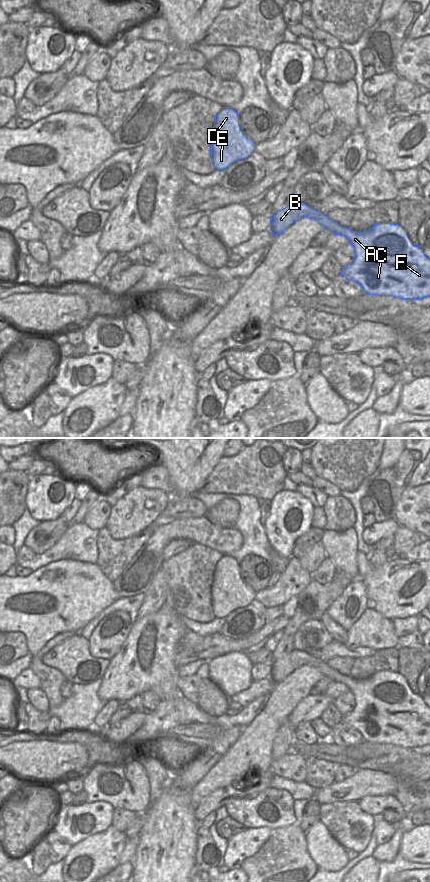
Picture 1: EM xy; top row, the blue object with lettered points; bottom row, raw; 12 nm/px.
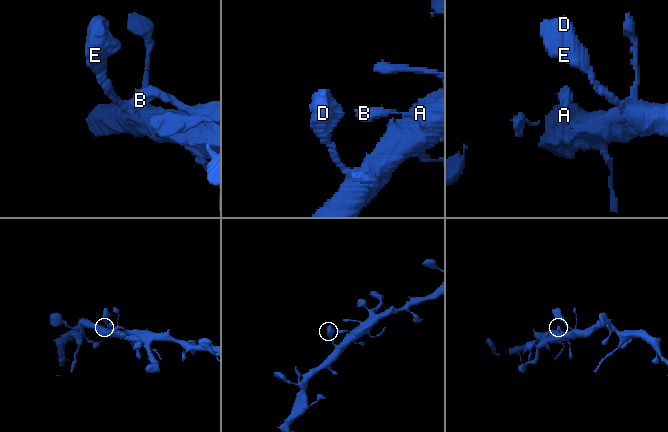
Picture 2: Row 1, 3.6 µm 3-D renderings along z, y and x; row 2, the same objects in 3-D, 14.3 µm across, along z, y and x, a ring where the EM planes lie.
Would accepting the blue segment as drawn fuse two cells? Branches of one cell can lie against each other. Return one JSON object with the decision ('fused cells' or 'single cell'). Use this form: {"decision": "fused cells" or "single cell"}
{"decision": "single cell"}

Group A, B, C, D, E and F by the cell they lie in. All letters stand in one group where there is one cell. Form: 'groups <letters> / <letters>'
groups A B C D E F

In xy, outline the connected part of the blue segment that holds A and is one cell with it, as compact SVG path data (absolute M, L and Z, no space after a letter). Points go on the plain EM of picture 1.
M293 649L272 662L270 678L273 683L278 683L303 665L309 665L334 682L347 686L354 696L355 706L351 712L343 715L341 723L357 730L364 741L409 748L430 744L430 707L424 703L421 694L408 686L407 680L399 672L379 671L366 679L357 680L332 669L325 661Z

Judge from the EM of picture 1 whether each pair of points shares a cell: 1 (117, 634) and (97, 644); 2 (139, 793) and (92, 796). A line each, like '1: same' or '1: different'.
1: same
2: same

